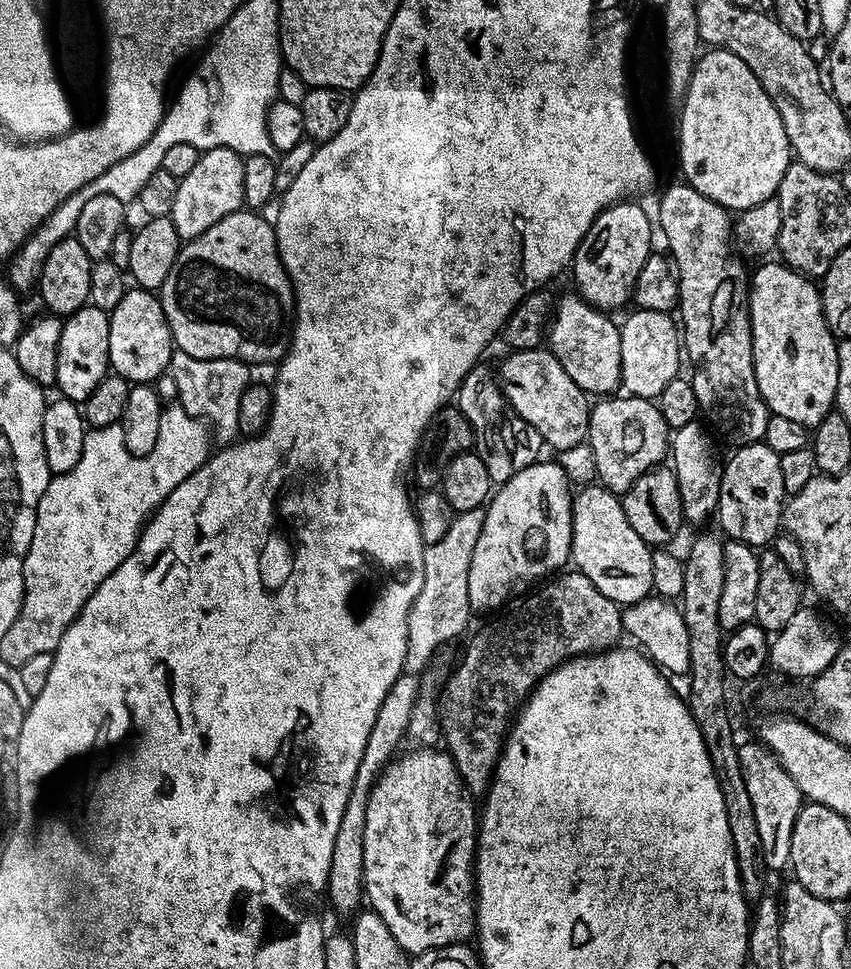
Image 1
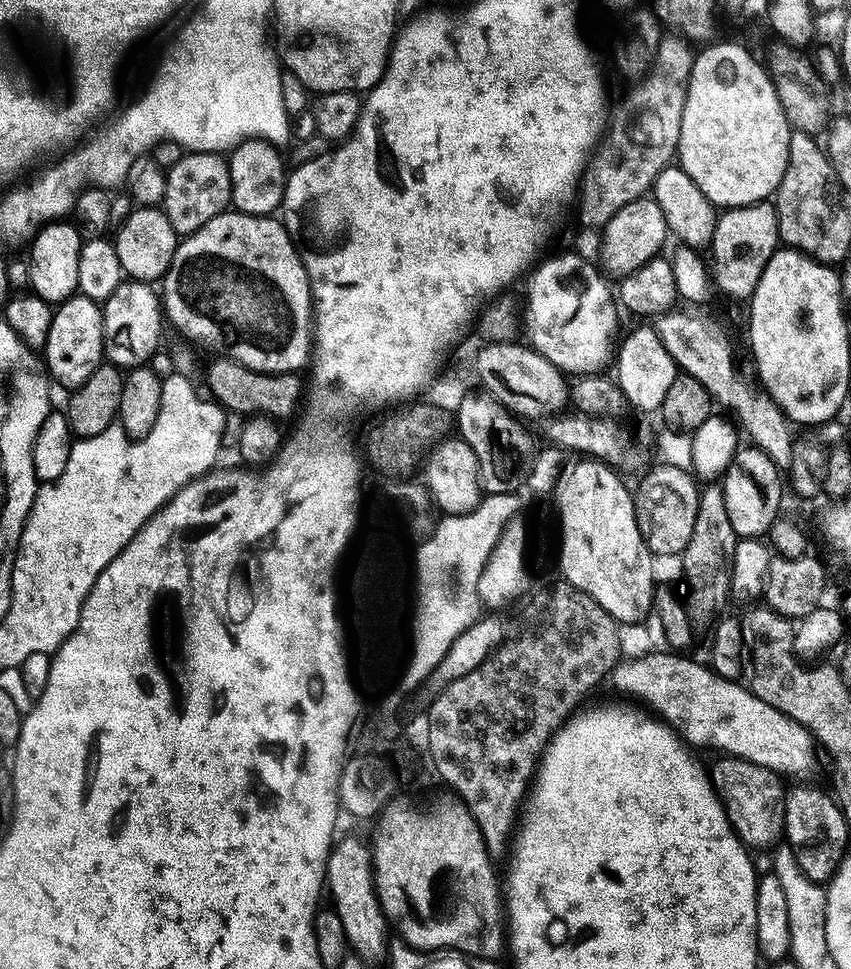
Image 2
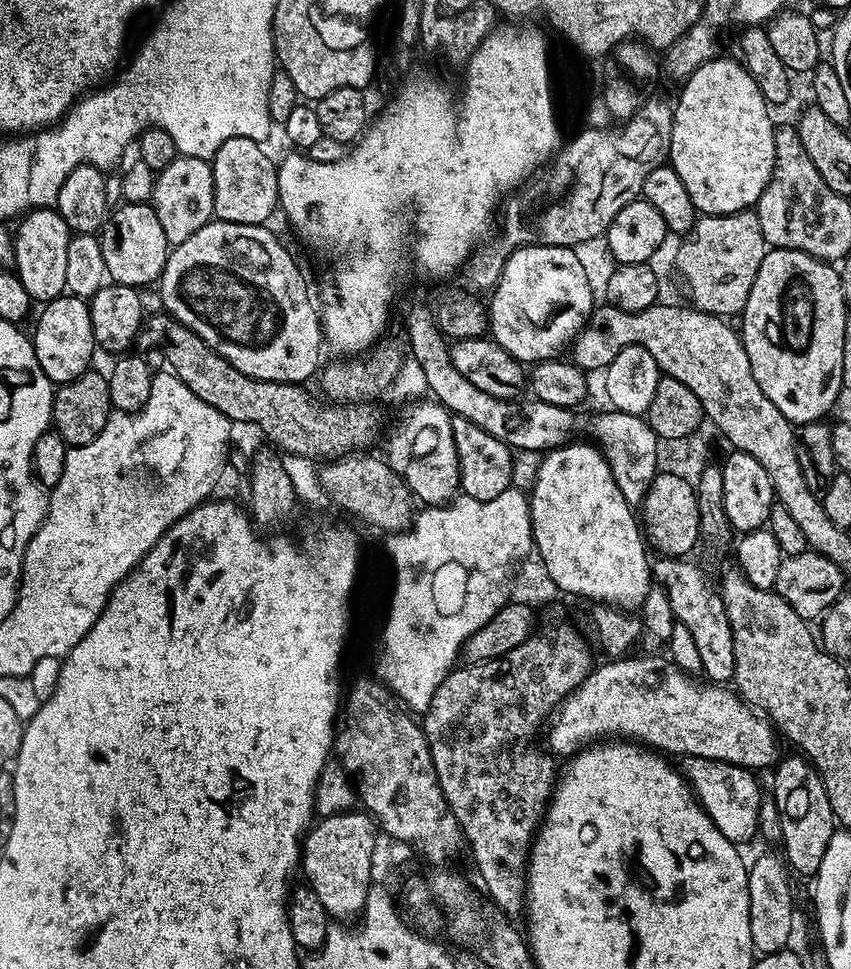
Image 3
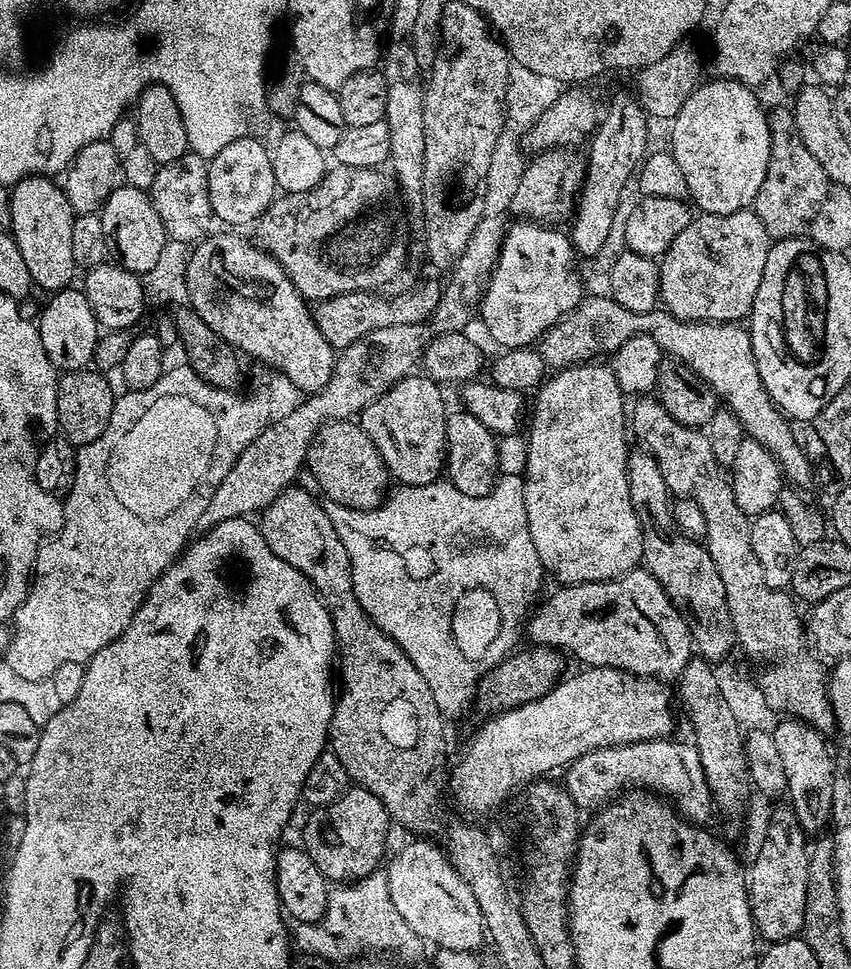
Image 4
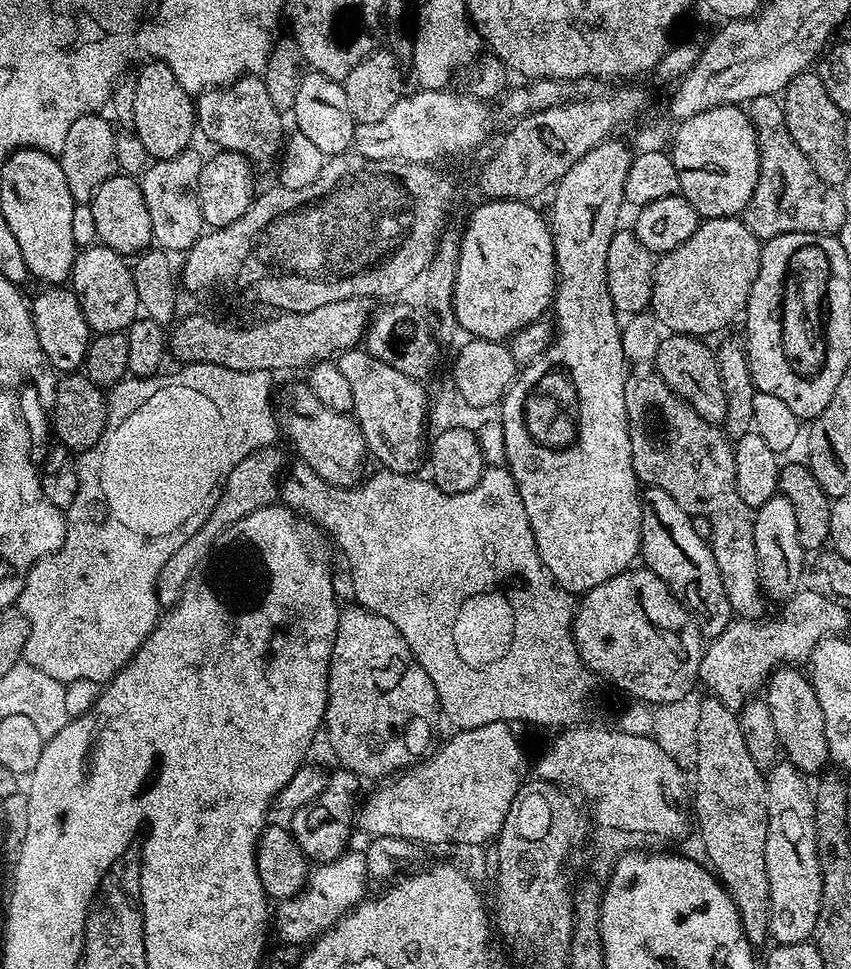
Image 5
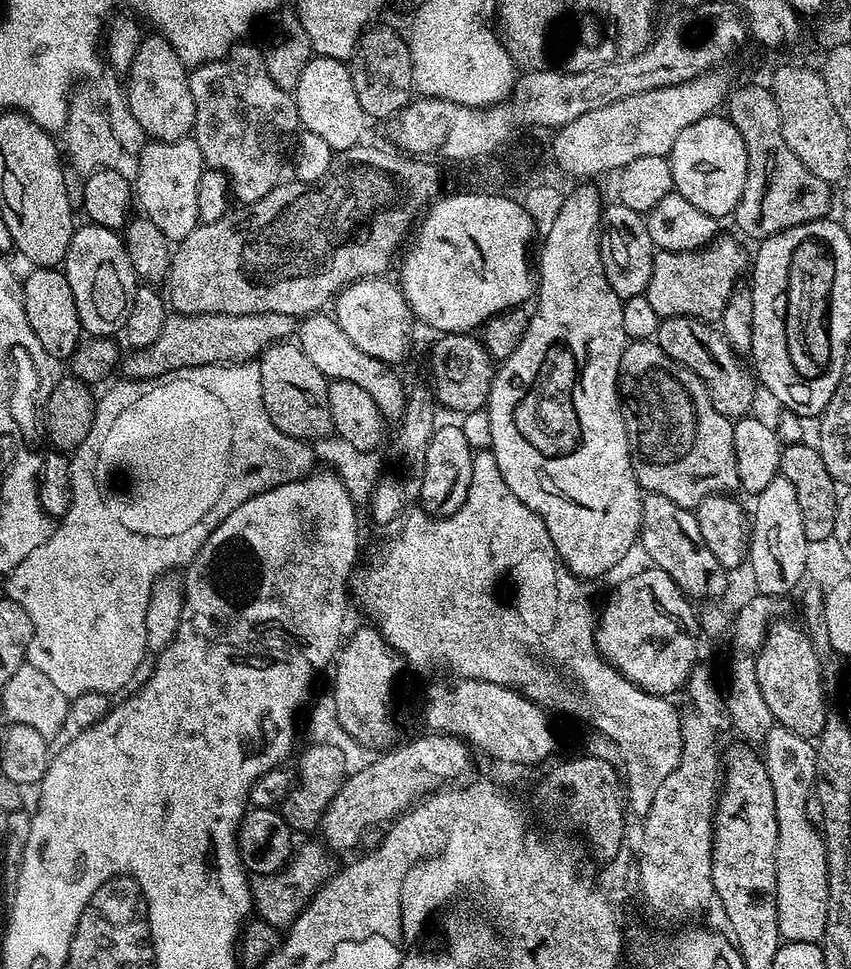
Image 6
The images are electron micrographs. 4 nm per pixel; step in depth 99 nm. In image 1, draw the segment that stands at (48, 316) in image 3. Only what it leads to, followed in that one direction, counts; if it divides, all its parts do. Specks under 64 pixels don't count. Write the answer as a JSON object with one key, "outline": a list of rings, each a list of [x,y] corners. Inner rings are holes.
{"outline":[[[85,306],[64,320],[62,338],[58,342],[58,374],[56,375],[55,387],[60,388],[59,395],[65,400],[82,402],[102,382],[102,378],[109,375],[110,365],[108,355],[110,354],[110,322],[109,313],[93,306]]]}

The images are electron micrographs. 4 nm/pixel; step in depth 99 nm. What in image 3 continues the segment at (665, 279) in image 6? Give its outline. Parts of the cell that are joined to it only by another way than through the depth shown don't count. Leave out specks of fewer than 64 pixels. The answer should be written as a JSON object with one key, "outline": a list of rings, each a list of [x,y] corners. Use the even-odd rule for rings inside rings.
{"outline":[[[755,211],[731,212],[725,216],[701,215],[692,231],[683,237],[676,252],[676,268],[688,287],[691,307],[725,318],[739,317],[750,298],[758,266],[770,251],[764,241]]]}

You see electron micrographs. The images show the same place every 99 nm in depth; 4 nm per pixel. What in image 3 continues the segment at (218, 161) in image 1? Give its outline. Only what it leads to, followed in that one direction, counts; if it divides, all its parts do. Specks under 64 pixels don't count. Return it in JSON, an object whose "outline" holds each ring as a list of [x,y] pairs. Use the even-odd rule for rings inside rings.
{"outline":[[[177,155],[170,166],[156,173],[156,185],[150,203],[158,214],[158,222],[162,222],[169,245],[186,242],[190,234],[198,234],[202,226],[214,219],[214,174],[211,163],[202,158]]]}

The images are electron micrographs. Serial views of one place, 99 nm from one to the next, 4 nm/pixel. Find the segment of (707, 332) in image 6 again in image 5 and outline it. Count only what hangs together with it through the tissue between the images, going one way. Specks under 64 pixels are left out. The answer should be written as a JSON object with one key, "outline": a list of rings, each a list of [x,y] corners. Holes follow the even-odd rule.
{"outline":[[[668,334],[662,343],[658,346],[658,354],[654,361],[654,370],[678,394],[689,404],[692,409],[702,418],[706,418],[710,423],[720,426],[723,425],[726,418],[726,390],[722,390],[722,378],[718,374],[716,365],[716,353],[710,347],[707,348],[705,341],[698,336],[687,336],[686,334]]]}

